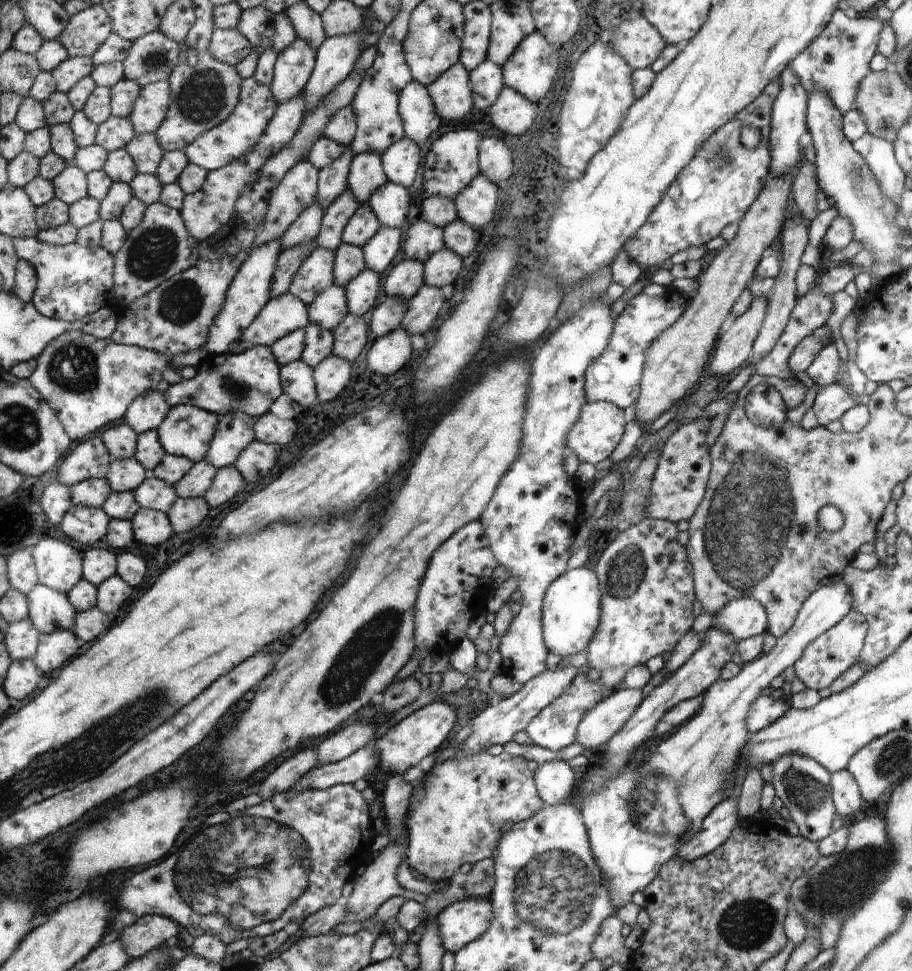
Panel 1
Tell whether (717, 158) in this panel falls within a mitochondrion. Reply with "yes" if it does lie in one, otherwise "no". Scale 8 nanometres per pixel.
yes

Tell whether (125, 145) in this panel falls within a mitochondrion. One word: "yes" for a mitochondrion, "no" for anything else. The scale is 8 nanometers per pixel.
no

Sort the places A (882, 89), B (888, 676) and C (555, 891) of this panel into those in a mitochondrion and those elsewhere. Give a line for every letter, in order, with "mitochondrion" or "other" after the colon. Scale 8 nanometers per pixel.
A: mitochondrion
B: other
C: mitochondrion

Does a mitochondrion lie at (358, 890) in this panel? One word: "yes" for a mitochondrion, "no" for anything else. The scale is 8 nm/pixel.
no

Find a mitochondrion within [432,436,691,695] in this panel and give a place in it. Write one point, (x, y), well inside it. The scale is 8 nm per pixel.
(626, 568)

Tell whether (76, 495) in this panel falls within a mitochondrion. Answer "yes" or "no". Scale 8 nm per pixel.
no

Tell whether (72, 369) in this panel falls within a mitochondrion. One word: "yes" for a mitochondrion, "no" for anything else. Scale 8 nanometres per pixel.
yes

